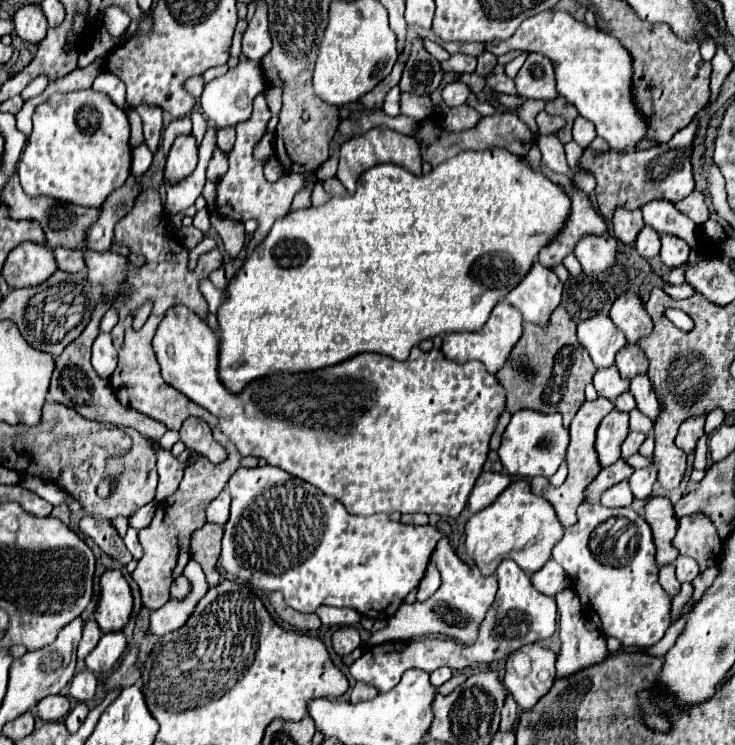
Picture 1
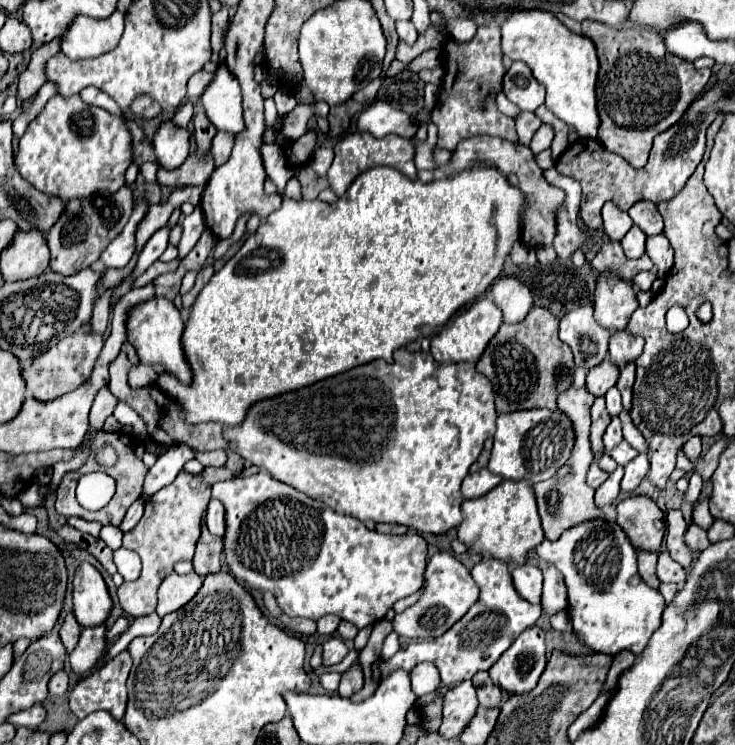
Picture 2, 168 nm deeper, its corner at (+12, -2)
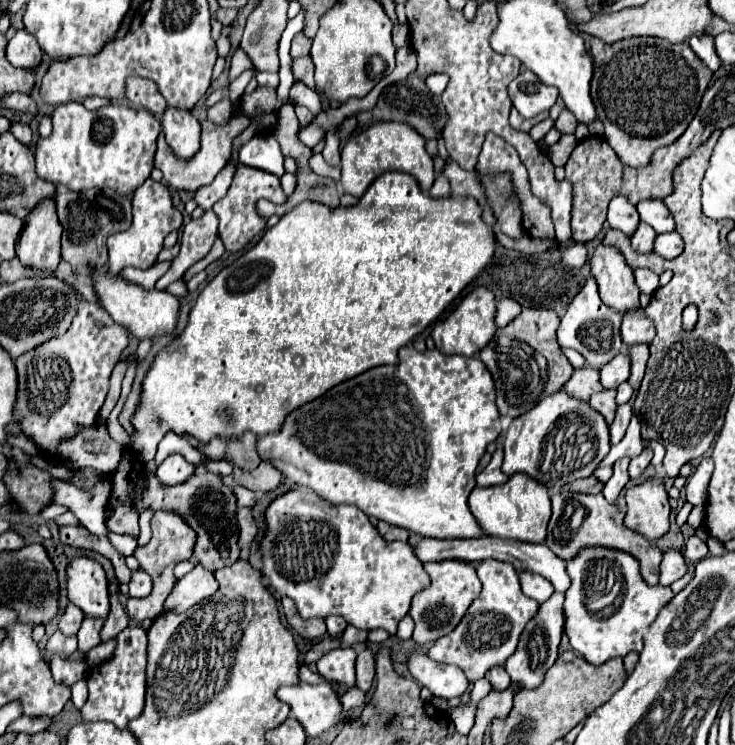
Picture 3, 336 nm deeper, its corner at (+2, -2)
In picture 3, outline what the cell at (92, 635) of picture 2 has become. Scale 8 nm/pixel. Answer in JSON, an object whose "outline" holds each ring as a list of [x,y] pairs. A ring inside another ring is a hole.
{"outline":[[[84,618],[80,624],[80,630],[76,634],[78,638],[78,652],[88,652],[94,646],[100,644],[100,630],[104,620],[102,618]]]}

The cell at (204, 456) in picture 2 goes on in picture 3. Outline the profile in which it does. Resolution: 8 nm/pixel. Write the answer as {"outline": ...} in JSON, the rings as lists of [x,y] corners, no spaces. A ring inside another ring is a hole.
{"outline":[[[262,462],[252,472],[246,472],[242,468],[234,468],[232,476],[238,480],[240,486],[244,486],[244,488],[248,488],[252,492],[272,492],[284,480],[282,472],[278,472],[270,462]]]}

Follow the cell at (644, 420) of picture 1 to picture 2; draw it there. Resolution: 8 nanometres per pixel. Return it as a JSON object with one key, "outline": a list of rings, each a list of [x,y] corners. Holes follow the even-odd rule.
{"outline":[[[620,412],[620,420],[622,420],[622,428],[624,428],[624,440],[636,448],[638,452],[646,452],[648,450],[648,444],[644,440],[644,436],[640,434],[640,430],[634,426],[632,418],[628,412]]]}

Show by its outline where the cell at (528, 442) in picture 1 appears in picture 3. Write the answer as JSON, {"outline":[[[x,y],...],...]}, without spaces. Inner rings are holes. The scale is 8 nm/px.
{"outline":[[[558,390],[540,400],[530,412],[518,416],[518,420],[510,424],[504,436],[502,470],[508,476],[524,472],[548,488],[558,488],[576,480],[576,474],[580,478],[592,476],[608,452],[610,434],[604,416],[596,412],[588,402],[572,398],[564,390]]]}

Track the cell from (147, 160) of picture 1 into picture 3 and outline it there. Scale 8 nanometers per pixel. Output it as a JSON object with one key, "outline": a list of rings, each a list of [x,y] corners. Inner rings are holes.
{"outline":[[[148,178],[132,196],[132,224],[126,232],[118,232],[114,236],[108,238],[108,270],[112,274],[120,272],[126,266],[134,266],[134,268],[150,268],[160,250],[164,248],[164,238],[166,234],[170,234],[172,230],[178,230],[182,226],[182,214],[172,206],[172,196],[168,186],[164,186],[162,182],[154,182],[152,178]]]}

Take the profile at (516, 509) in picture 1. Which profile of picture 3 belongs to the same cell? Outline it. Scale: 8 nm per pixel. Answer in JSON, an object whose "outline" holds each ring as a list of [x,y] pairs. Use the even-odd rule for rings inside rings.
{"outline":[[[514,474],[502,486],[476,486],[468,496],[468,506],[486,534],[520,542],[544,542],[546,538],[546,526],[550,520],[548,488],[526,474]]]}

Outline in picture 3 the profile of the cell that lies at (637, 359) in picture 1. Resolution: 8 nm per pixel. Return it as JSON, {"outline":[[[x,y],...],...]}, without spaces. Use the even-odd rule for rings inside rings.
{"outline":[[[636,308],[636,310],[630,310],[624,314],[620,332],[622,332],[622,340],[626,346],[650,344],[656,336],[654,322],[648,316],[644,316],[642,308]]]}

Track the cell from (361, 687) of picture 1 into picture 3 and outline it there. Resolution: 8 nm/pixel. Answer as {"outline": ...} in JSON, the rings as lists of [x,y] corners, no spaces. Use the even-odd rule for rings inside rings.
{"outline":[[[366,648],[362,654],[358,654],[356,660],[356,686],[364,692],[370,692],[374,686],[374,654],[370,648]]]}

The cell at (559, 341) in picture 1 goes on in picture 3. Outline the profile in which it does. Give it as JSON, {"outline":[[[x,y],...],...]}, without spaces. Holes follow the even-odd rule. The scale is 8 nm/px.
{"outline":[[[522,310],[506,328],[496,330],[488,346],[480,350],[480,360],[490,370],[496,384],[496,404],[504,418],[518,418],[542,396],[556,392],[572,376],[574,368],[568,358],[560,352],[556,342],[560,318],[554,310]]]}

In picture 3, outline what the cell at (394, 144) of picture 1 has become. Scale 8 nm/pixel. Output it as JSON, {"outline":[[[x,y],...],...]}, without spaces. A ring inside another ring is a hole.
{"outline":[[[376,122],[368,130],[350,136],[344,150],[342,150],[342,188],[346,194],[360,198],[368,186],[384,172],[398,170],[406,172],[416,178],[422,192],[428,192],[436,180],[434,162],[426,152],[426,140],[414,132],[408,124],[390,124],[390,122]]]}

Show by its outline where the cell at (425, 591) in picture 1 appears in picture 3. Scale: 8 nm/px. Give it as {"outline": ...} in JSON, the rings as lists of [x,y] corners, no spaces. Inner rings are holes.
{"outline":[[[404,616],[400,626],[398,626],[398,634],[396,636],[402,638],[402,640],[408,640],[412,636],[412,630],[414,630],[414,620],[410,616]]]}

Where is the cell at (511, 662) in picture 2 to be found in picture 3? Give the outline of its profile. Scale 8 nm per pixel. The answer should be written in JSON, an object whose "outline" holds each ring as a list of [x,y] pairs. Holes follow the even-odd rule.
{"outline":[[[554,592],[550,596],[550,600],[540,604],[536,616],[526,624],[524,632],[520,634],[520,642],[518,642],[516,652],[506,660],[506,672],[510,674],[514,686],[518,686],[518,688],[536,688],[538,682],[544,680],[550,666],[556,662],[558,646],[560,646],[560,640],[562,640],[562,634],[564,634],[562,602],[564,602],[564,594]]]}

